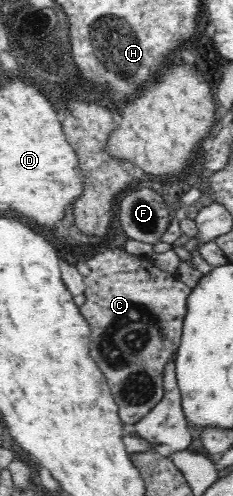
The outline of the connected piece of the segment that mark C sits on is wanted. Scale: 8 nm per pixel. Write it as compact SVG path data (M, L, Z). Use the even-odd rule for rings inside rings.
M116 247L116 249L100 248L94 255L88 255L84 261L78 261L78 263L72 265L72 268L74 269L74 272L80 272L85 285L83 296L84 301L79 308L82 315L88 320L88 324L90 324L90 355L94 358L94 361L105 375L107 384L110 386L111 393L113 394L113 399L117 402L119 418L121 421L124 424L136 423L147 413L150 413L150 410L163 399L163 369L165 363L170 358L174 358L175 351L178 349L186 313L186 300L189 293L192 291L192 288L184 284L184 282L180 280L178 274L174 275L160 270L150 257L132 255L132 253L128 253L128 251L125 251L122 247Z

